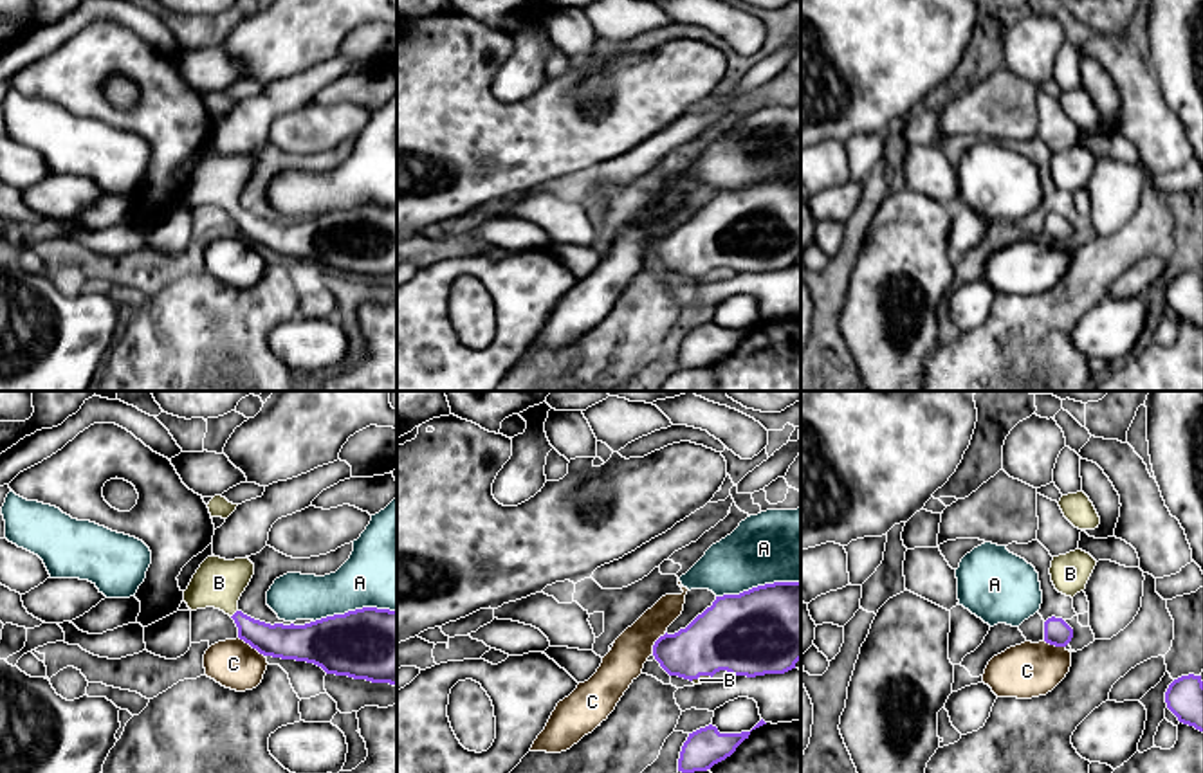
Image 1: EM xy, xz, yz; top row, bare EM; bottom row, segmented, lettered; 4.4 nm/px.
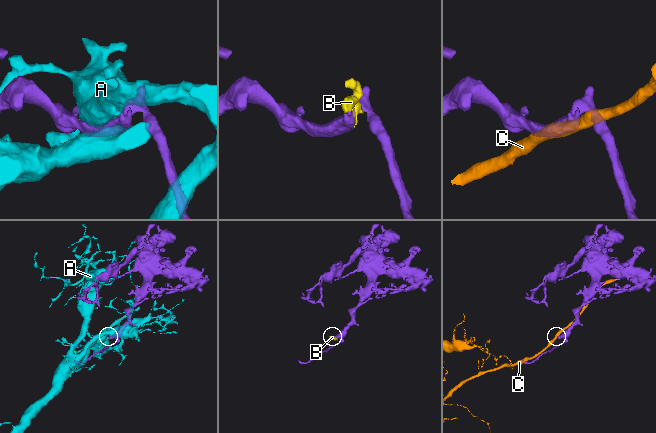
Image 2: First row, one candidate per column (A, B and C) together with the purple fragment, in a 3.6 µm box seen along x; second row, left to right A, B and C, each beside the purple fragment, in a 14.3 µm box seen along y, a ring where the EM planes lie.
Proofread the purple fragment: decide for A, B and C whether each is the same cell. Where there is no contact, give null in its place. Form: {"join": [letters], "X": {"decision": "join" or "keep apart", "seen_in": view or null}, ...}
{"join": ["B"], "A": {"decision": "keep apart", "seen_in": "xz"}, "B": {"decision": "join", "seen_in": "xy"}, "C": {"decision": "keep apart", "seen_in": "xy"}}

